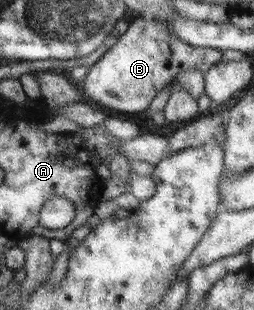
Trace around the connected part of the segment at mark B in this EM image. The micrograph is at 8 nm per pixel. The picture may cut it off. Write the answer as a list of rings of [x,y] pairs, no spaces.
[[[140,17],[134,20],[128,31],[100,60],[91,66],[86,78],[79,84],[85,100],[125,113],[146,111],[156,95],[167,89],[168,96],[178,86],[172,86],[173,78],[187,70],[206,72],[222,60],[222,50],[190,46],[176,40],[164,22]]]

